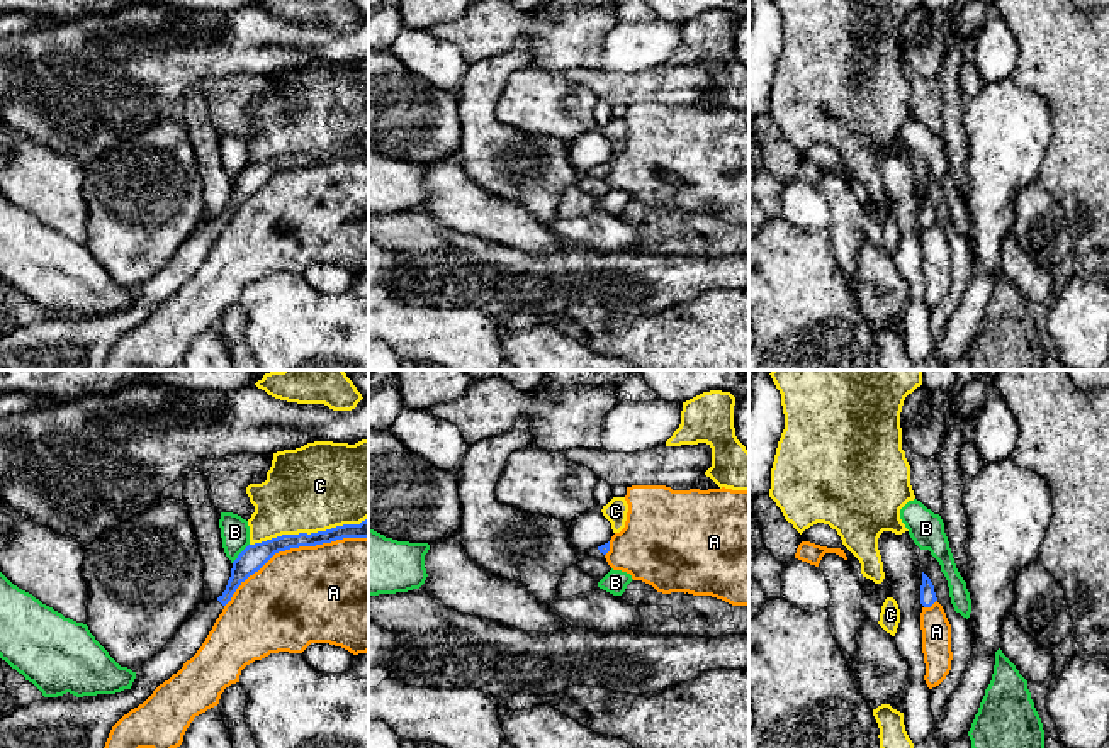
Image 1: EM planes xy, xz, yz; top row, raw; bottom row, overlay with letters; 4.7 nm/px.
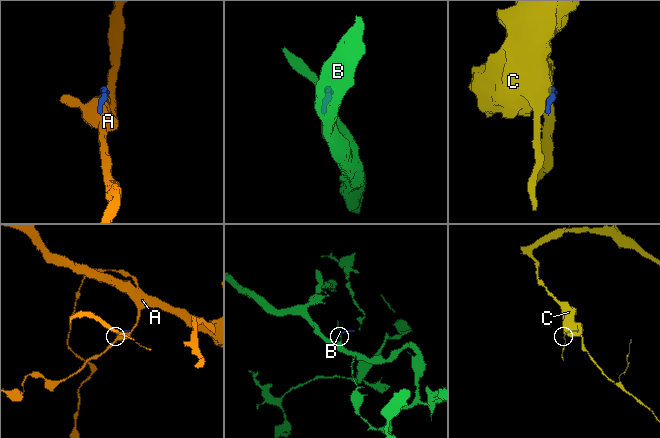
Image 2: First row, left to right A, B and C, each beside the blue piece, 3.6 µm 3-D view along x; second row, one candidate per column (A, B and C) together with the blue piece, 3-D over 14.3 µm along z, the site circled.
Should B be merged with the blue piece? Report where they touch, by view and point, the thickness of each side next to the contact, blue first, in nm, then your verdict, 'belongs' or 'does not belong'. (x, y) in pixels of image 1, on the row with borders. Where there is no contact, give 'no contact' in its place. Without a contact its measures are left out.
meets blue in xy at (240, 554); 120 nm thick on the blue side, 140 nm on the other; does not belong

